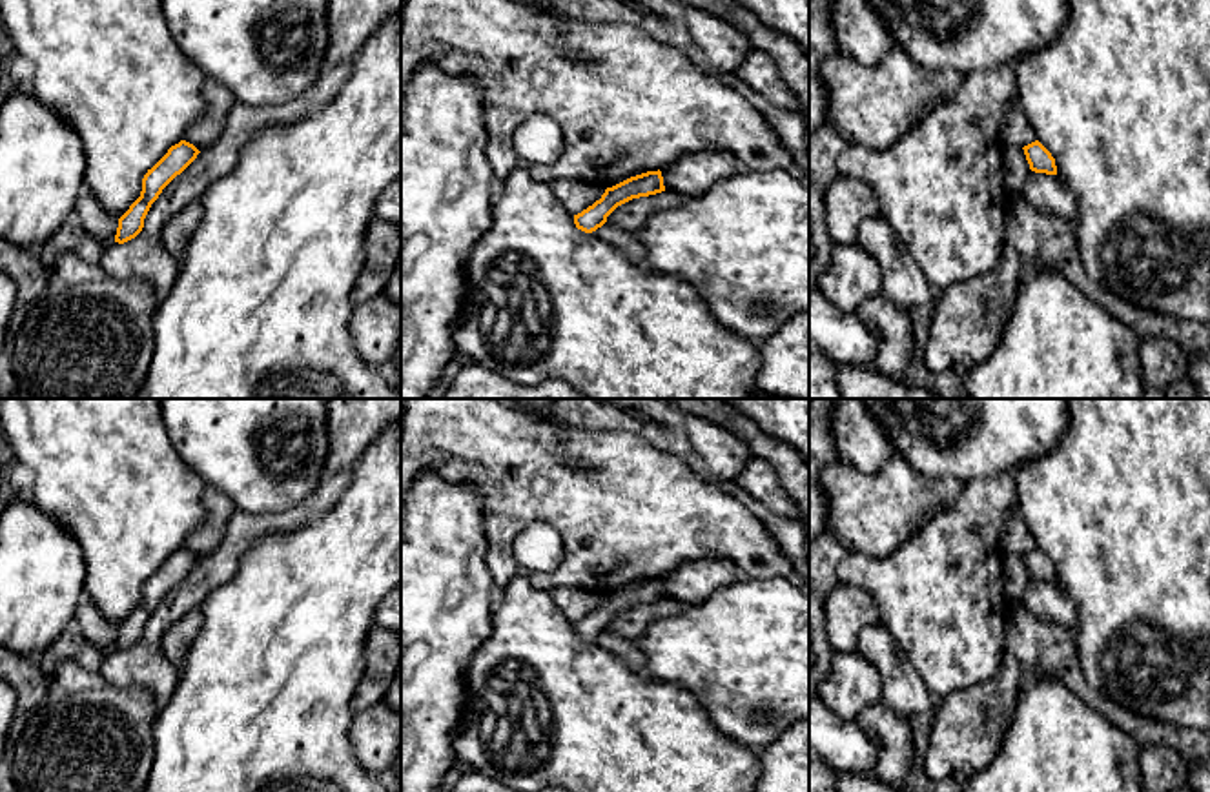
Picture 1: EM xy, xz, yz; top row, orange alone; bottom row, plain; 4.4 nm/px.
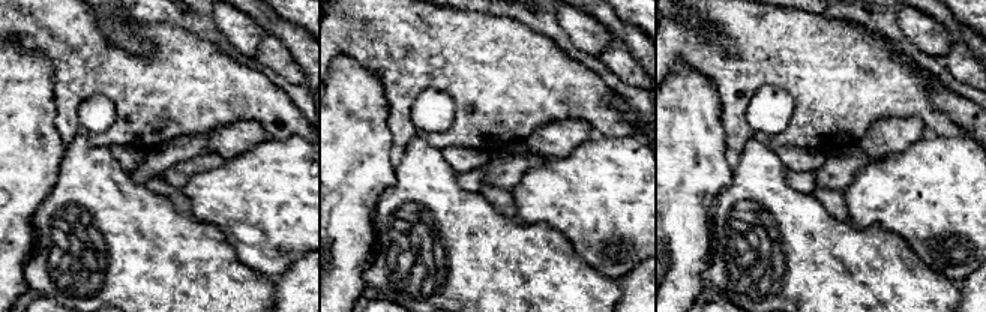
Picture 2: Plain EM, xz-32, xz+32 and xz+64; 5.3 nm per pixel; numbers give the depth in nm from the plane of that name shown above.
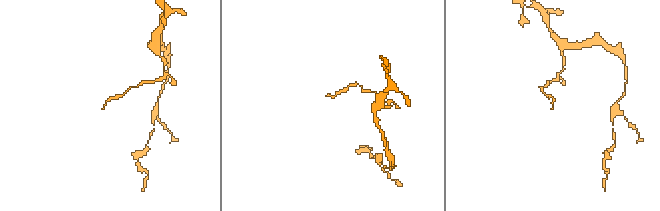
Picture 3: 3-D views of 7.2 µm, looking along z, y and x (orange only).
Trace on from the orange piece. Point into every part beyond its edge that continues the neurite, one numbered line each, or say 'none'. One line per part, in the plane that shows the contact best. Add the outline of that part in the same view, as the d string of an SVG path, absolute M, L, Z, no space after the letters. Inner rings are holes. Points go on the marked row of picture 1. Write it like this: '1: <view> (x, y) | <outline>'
none

